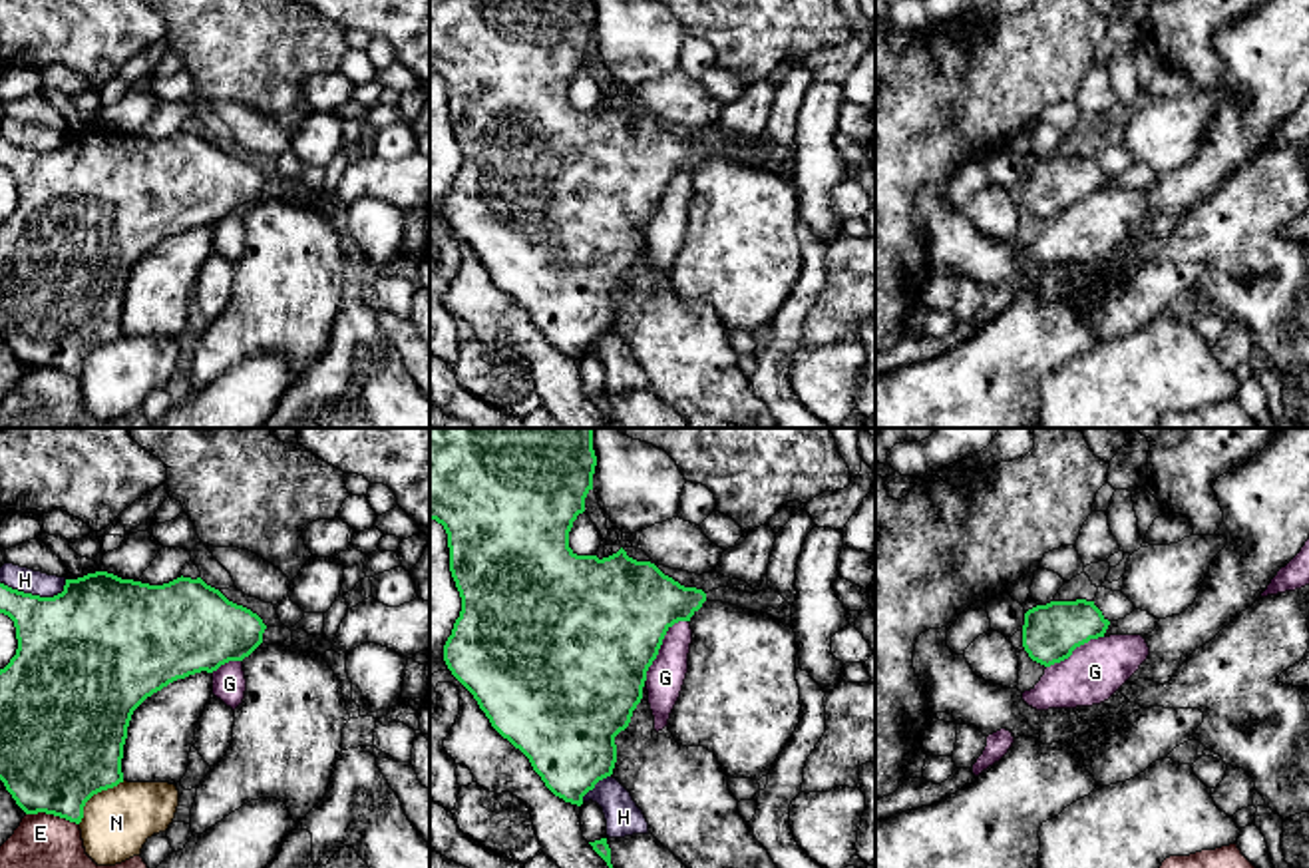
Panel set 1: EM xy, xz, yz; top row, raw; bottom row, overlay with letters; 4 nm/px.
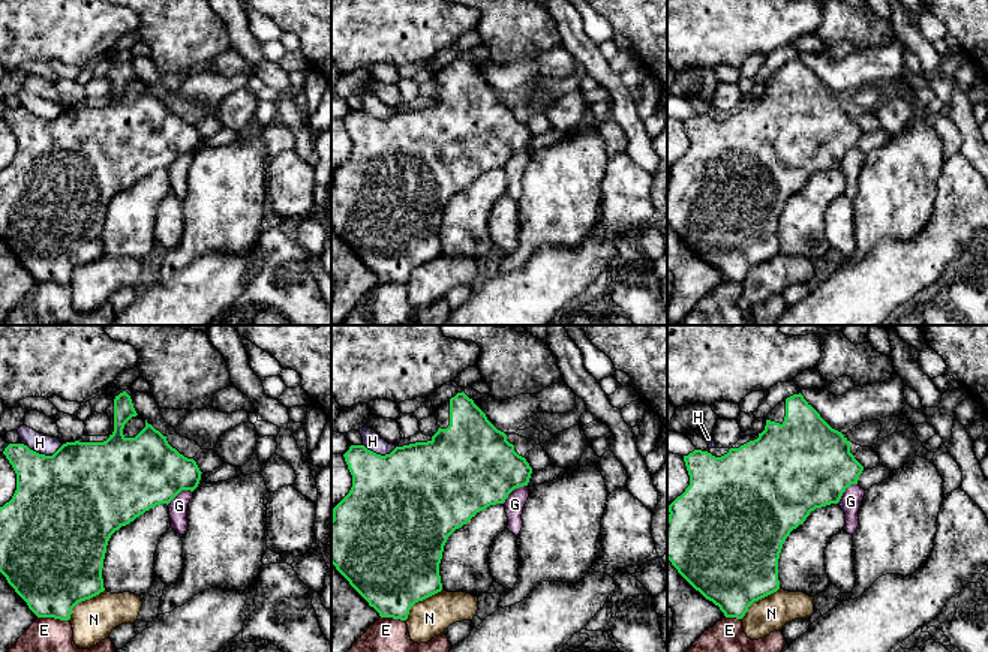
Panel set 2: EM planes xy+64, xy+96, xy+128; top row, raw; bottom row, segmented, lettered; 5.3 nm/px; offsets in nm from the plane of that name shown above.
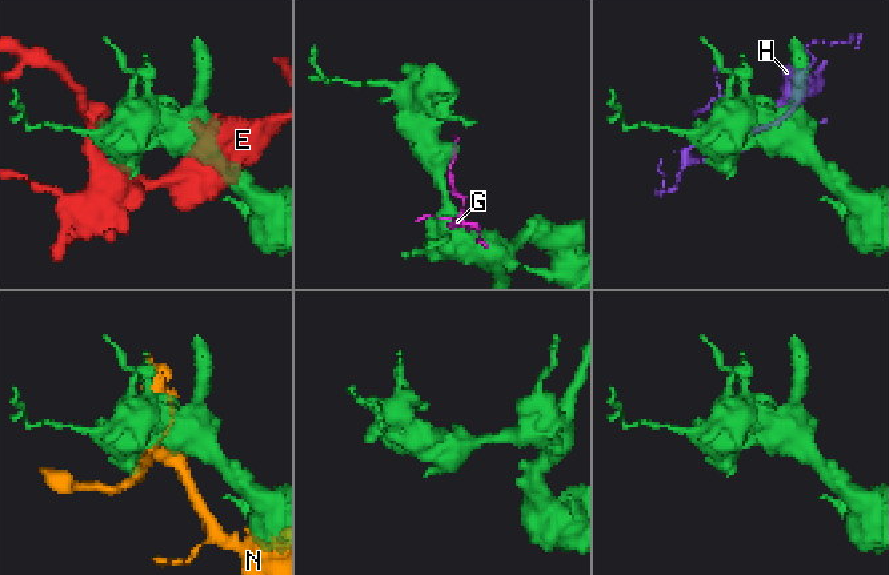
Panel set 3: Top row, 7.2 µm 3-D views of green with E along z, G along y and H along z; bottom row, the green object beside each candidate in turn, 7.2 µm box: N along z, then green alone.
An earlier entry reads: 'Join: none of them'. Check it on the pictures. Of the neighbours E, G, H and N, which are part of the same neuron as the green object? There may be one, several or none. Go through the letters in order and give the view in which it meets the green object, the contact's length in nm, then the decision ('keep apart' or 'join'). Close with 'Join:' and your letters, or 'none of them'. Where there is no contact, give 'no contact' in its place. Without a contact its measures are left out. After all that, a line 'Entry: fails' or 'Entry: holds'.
E: contact in xy; length 220 nm; keep apart
G: contact in xz; length 320 nm; keep apart
H: contact in xy; length 280 nm; keep apart
N: contact in xy; length 260 nm; keep apart
Join: none of them
Entry: holds

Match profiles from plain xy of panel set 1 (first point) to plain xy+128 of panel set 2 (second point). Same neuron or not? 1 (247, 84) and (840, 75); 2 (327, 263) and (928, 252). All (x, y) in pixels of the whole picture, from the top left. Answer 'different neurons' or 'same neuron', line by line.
1: different neurons
2: different neurons

